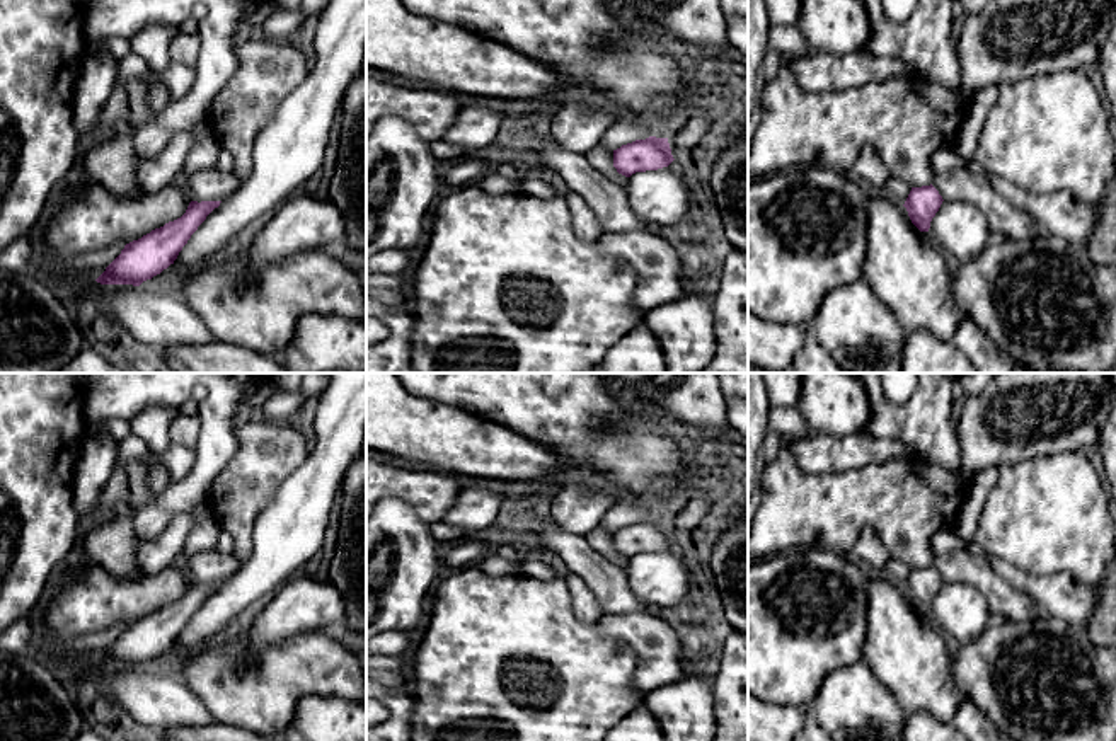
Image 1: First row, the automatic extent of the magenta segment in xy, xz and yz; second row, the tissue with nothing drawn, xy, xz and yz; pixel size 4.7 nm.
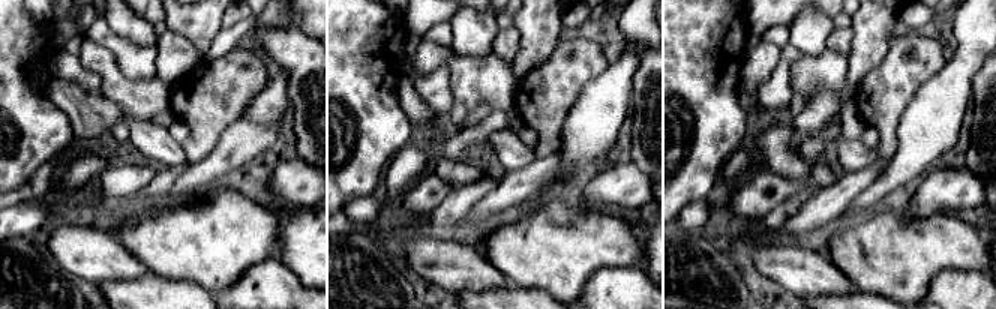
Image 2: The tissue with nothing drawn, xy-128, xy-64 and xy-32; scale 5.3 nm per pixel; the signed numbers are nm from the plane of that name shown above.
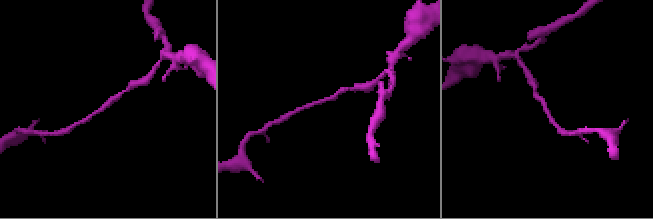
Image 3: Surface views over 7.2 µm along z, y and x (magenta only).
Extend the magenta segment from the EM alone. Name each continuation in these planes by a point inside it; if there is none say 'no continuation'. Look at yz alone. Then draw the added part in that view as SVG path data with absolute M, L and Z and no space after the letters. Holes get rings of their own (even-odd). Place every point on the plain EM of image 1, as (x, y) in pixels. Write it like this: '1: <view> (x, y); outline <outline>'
no continuation

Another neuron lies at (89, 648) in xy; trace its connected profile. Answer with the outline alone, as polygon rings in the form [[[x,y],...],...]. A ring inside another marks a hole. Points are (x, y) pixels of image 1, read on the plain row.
[[[118,623],[102,632],[78,635],[55,644],[51,649],[55,664],[66,664],[70,668],[80,663],[94,664],[121,635],[126,625],[129,623]]]

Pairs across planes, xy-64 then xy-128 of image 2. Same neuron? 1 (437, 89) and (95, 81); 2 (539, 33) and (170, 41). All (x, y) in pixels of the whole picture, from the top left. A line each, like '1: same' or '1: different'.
1: same
2: different

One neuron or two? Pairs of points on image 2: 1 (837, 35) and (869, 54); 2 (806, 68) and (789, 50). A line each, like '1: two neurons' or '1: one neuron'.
1: two neurons
2: two neurons

